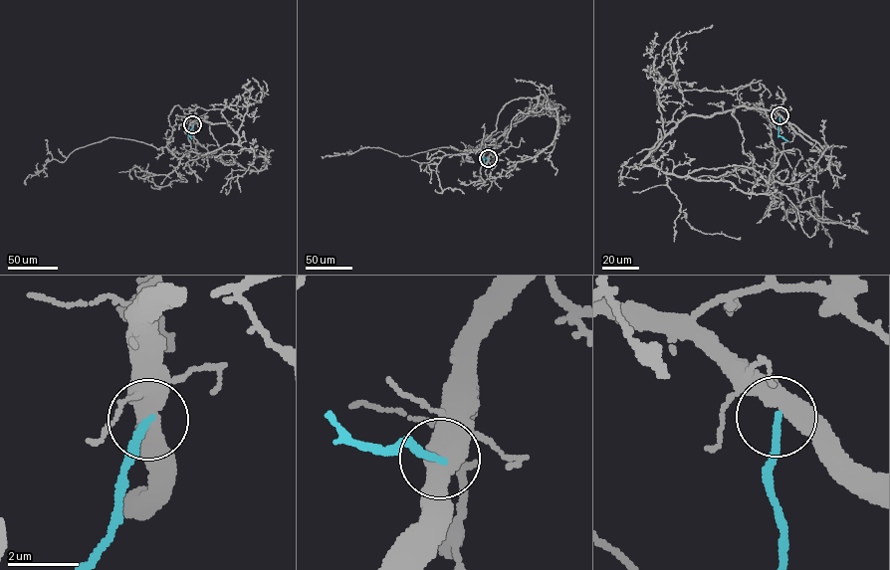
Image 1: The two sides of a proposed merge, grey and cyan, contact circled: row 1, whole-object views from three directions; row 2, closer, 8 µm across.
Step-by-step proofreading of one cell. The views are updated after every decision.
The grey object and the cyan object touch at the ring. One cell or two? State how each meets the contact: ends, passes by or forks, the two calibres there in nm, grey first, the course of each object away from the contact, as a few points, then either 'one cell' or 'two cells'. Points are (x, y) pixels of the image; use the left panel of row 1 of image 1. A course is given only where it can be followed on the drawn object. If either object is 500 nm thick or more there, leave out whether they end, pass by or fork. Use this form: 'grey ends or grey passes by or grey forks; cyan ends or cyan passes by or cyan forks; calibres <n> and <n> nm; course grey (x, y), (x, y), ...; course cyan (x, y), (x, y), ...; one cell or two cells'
calibres 550 and 200 nm; course grey (192, 124), (196, 118), (225, 122), (243, 147), (268, 159), (261, 170), (231, 170), (226, 194), (225, 188); course cyan (192, 124), (188, 132), (191, 138); two cells

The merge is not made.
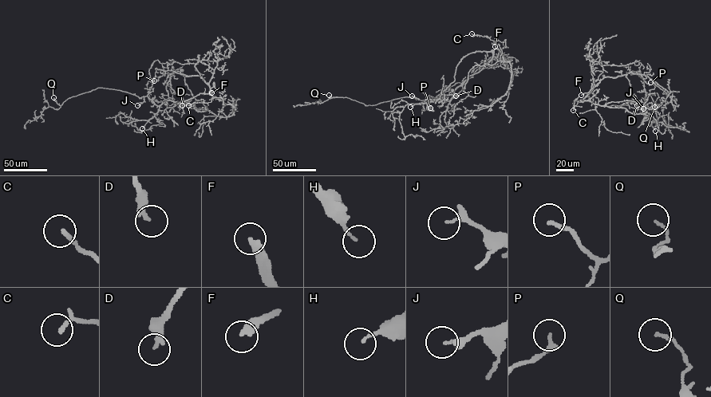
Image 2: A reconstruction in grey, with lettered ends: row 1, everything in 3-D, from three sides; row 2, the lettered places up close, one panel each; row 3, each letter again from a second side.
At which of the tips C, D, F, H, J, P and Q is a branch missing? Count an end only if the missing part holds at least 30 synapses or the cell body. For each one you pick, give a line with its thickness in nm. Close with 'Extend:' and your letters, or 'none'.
F: 300 nm
J: 180 nm
Extend: F, J

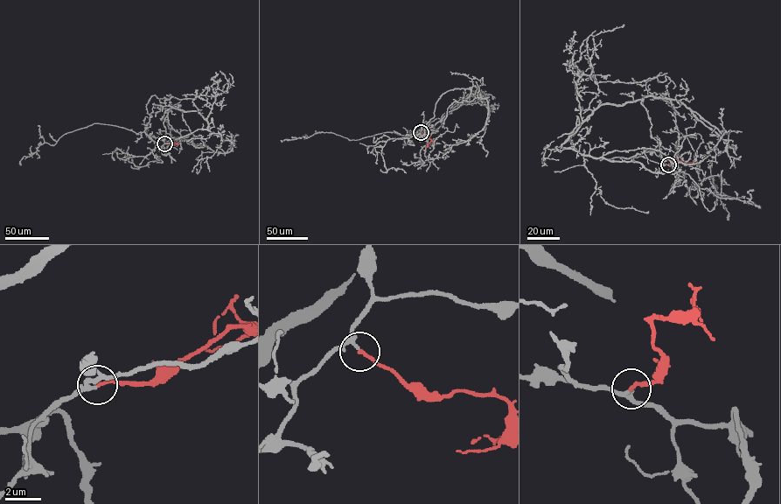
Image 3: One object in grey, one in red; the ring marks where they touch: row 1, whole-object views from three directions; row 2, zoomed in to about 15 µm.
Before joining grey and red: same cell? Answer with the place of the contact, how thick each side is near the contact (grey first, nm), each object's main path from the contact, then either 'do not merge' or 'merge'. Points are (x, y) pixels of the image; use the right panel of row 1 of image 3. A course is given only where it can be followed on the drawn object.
(668, 164) | 190/190 nm | grey via (668, 164), (679, 169), (657, 150), (599, 158), (569, 138), (561, 145), (683, 171), (708, 210), (714, 201) | red via (668, 164), (670, 157), (696, 162) | merge

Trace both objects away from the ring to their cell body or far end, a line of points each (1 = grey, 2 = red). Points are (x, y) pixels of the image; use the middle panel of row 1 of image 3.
1: (421, 132), (412, 136), (432, 118), (442, 94), (477, 88), (488, 104), (484, 127), (453, 144), (442, 157)
2: (421, 132), (428, 134), (431, 140), (427, 147)

